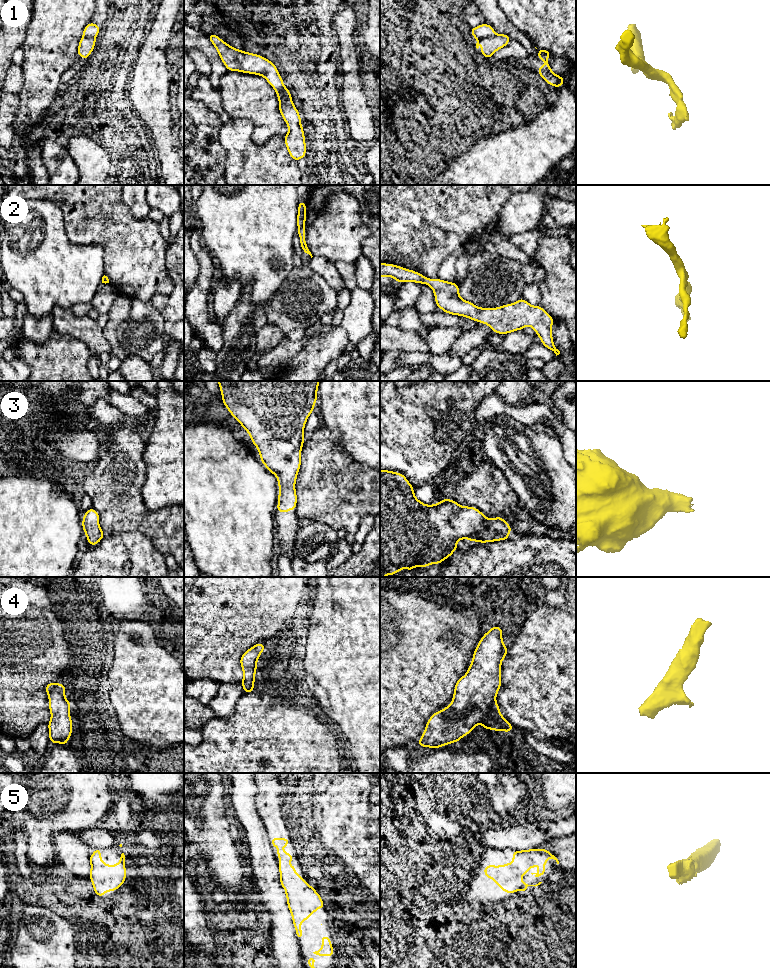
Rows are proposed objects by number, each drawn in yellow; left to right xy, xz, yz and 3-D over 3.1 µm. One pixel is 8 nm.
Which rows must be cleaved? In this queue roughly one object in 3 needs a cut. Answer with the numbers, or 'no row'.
1

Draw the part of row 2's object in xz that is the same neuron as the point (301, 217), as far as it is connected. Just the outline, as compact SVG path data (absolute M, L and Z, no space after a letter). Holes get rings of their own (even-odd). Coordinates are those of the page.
M300 201L298 205L298 215L297 215L297 226L298 226L298 235L300 236L300 246L302 250L309 254L311 258L313 257L311 252L307 247L305 241L305 221L306 221L306 202Z

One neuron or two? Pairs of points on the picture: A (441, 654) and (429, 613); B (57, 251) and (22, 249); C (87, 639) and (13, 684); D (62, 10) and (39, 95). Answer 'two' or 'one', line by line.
A: one
B: one
C: one
D: one

